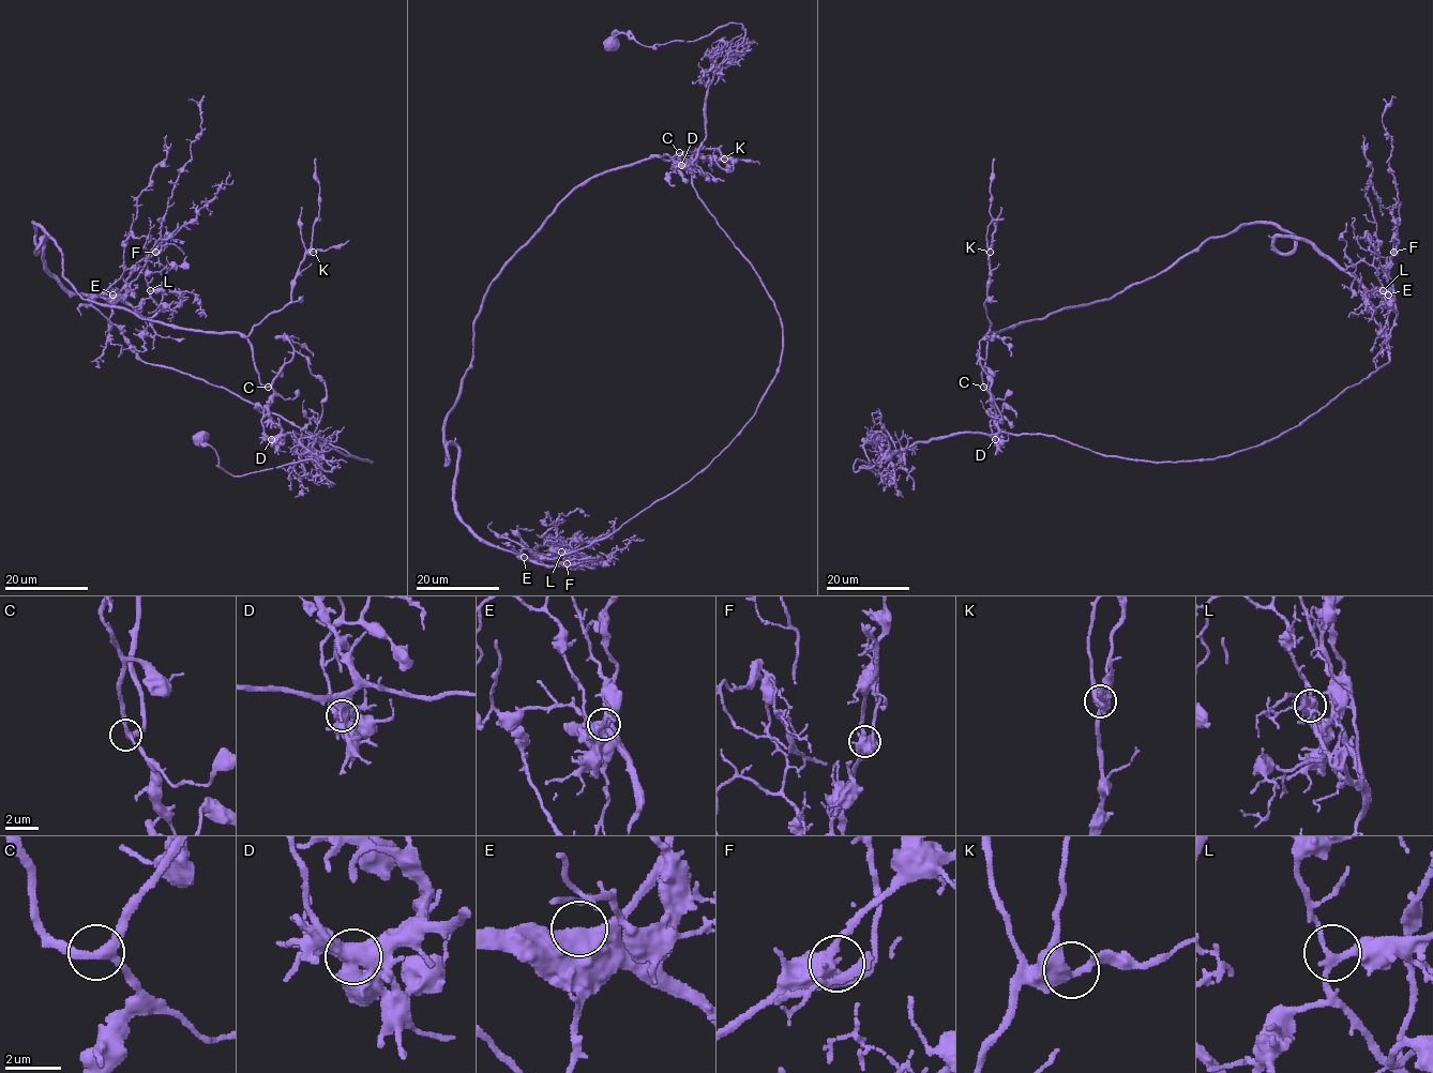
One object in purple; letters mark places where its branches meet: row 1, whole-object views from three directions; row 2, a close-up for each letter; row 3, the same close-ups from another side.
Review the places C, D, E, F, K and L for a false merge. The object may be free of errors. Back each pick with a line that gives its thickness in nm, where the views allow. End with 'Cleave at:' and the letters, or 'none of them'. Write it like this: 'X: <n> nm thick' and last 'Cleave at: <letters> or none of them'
D: 750 nm thick
Cleave at: D

